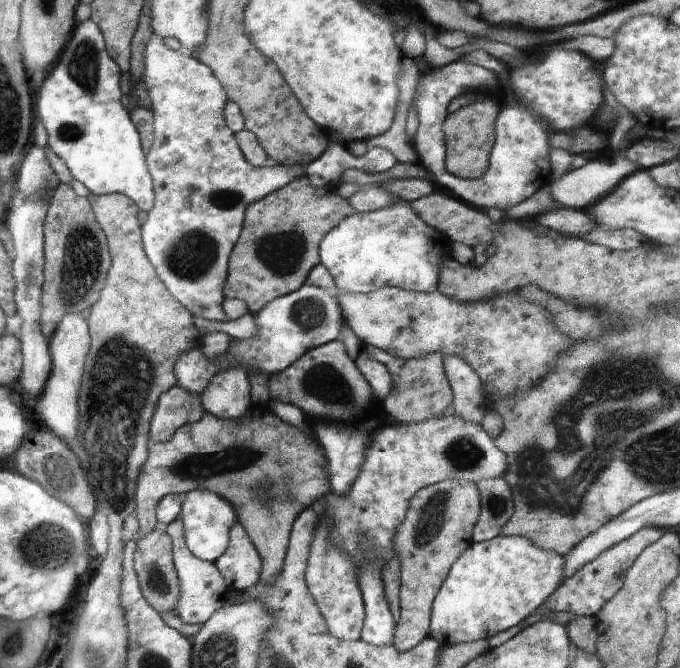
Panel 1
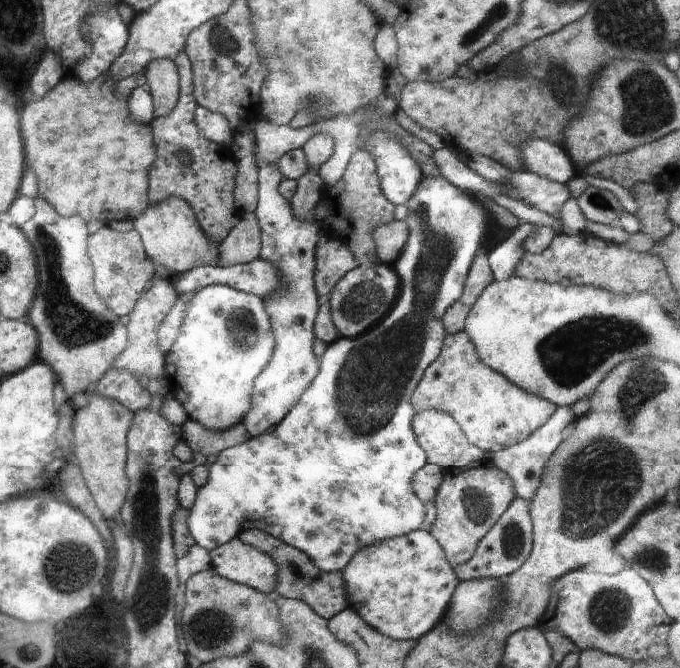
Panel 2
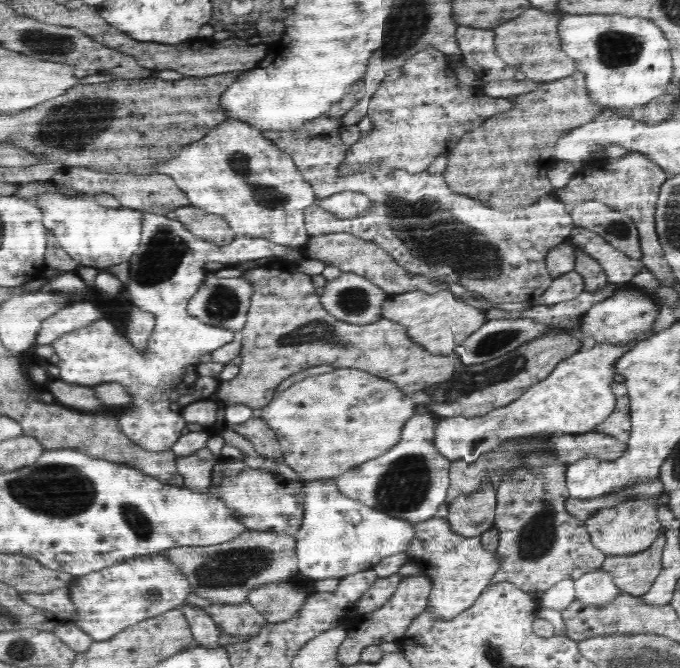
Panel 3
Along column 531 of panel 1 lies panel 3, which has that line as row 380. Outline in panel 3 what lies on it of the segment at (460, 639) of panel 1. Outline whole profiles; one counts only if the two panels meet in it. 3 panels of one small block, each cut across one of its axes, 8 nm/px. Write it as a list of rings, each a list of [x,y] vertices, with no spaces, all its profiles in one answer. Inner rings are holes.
[[[638,335],[637,339],[631,340],[623,345],[610,345],[610,343],[598,343],[590,350],[578,350],[566,360],[558,363],[550,376],[534,386],[530,386],[528,391],[514,402],[495,408],[484,416],[466,418],[464,416],[441,417],[434,432],[434,445],[436,451],[443,457],[453,460],[462,459],[467,463],[476,462],[486,452],[496,450],[502,446],[502,442],[510,439],[522,439],[538,433],[549,433],[552,435],[579,435],[594,431],[598,424],[602,424],[616,406],[616,395],[612,391],[611,385],[614,383],[614,366],[616,360],[624,356],[624,352],[632,350],[638,342],[647,339],[646,335]]]

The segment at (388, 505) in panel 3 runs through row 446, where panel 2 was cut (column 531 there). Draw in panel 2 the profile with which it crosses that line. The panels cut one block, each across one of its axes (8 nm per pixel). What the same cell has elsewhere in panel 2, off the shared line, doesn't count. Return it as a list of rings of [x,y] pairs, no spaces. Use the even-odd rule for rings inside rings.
[[[462,331],[445,336],[440,354],[416,385],[410,404],[416,414],[432,410],[448,413],[458,422],[471,445],[492,453],[525,441],[558,408],[544,397],[520,389],[485,365],[475,352],[471,338]]]

